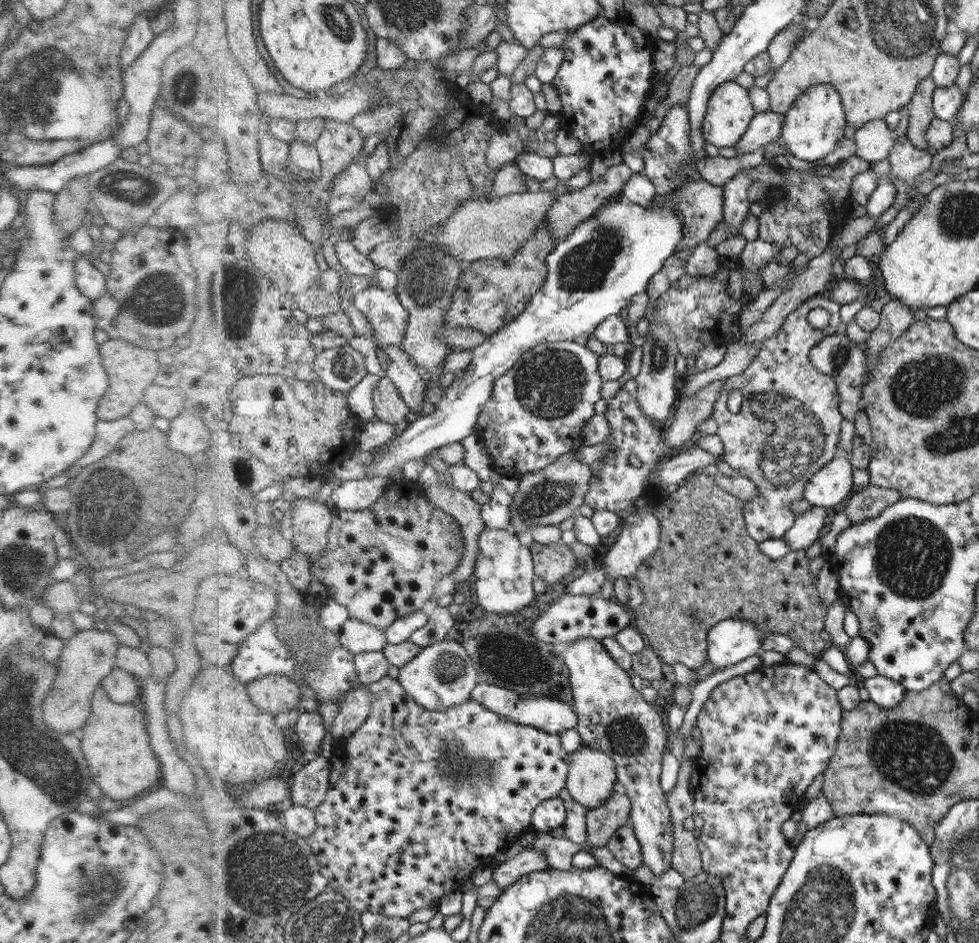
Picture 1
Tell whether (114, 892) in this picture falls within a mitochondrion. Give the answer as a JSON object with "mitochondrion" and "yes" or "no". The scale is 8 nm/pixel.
{"mitochondrion":"yes"}

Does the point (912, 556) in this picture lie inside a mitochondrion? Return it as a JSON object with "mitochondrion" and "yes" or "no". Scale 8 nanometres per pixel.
{"mitochondrion":"yes"}

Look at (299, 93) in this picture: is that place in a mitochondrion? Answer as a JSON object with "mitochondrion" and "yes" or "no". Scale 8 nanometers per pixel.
{"mitochondrion":"no"}

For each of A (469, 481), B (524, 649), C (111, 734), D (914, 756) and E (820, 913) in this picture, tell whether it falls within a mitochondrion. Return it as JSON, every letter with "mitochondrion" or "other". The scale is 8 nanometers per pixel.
{"A":"other","B":"other","C":"other","D":"mitochondrion","E":"mitochondrion"}

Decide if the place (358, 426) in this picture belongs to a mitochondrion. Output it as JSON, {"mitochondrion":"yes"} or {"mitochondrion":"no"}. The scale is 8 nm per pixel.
{"mitochondrion":"no"}

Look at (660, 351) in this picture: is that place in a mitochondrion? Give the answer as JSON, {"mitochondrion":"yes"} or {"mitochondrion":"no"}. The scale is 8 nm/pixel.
{"mitochondrion":"yes"}

